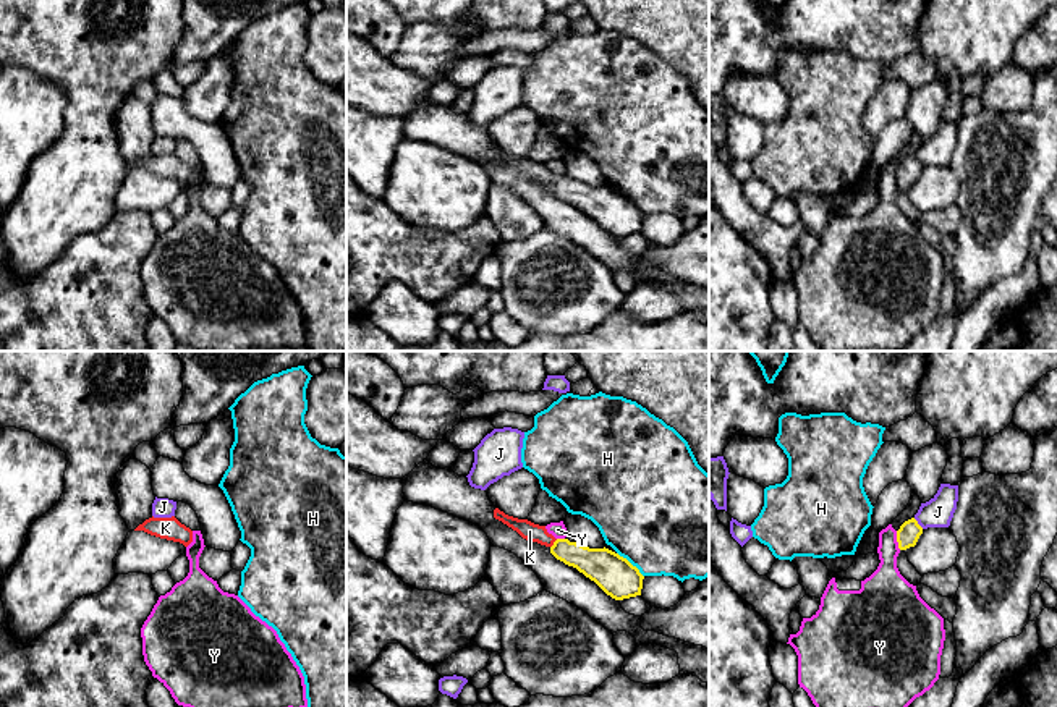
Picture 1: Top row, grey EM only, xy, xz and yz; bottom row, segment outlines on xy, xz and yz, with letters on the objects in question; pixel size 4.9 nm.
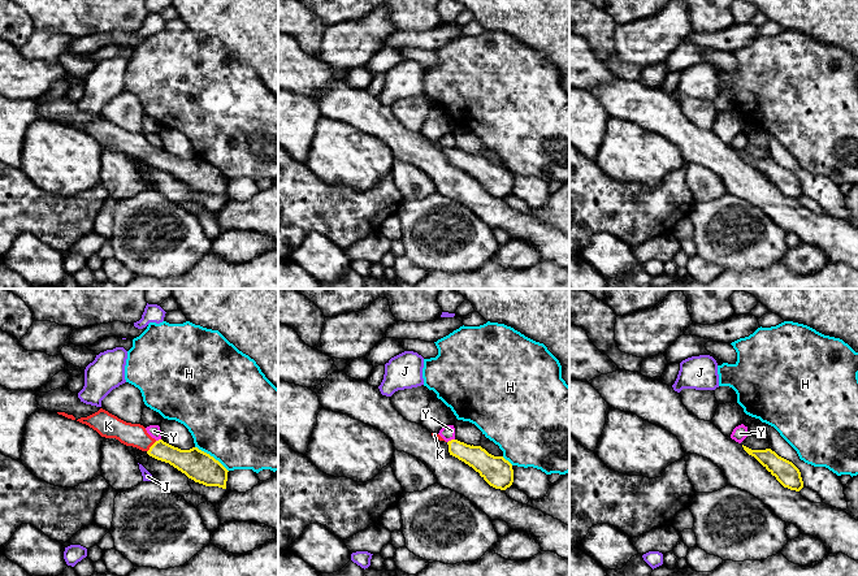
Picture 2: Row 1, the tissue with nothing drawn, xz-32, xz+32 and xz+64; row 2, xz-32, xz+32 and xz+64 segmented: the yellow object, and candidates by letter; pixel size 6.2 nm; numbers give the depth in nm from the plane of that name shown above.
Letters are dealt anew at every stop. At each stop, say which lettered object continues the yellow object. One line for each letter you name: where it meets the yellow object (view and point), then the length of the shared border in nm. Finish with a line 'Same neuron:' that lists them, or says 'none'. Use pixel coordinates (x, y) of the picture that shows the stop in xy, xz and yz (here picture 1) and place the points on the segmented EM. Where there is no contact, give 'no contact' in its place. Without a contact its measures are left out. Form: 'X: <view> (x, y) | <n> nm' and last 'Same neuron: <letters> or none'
K: xz (554, 544) | 60 nm
Same neuron: K

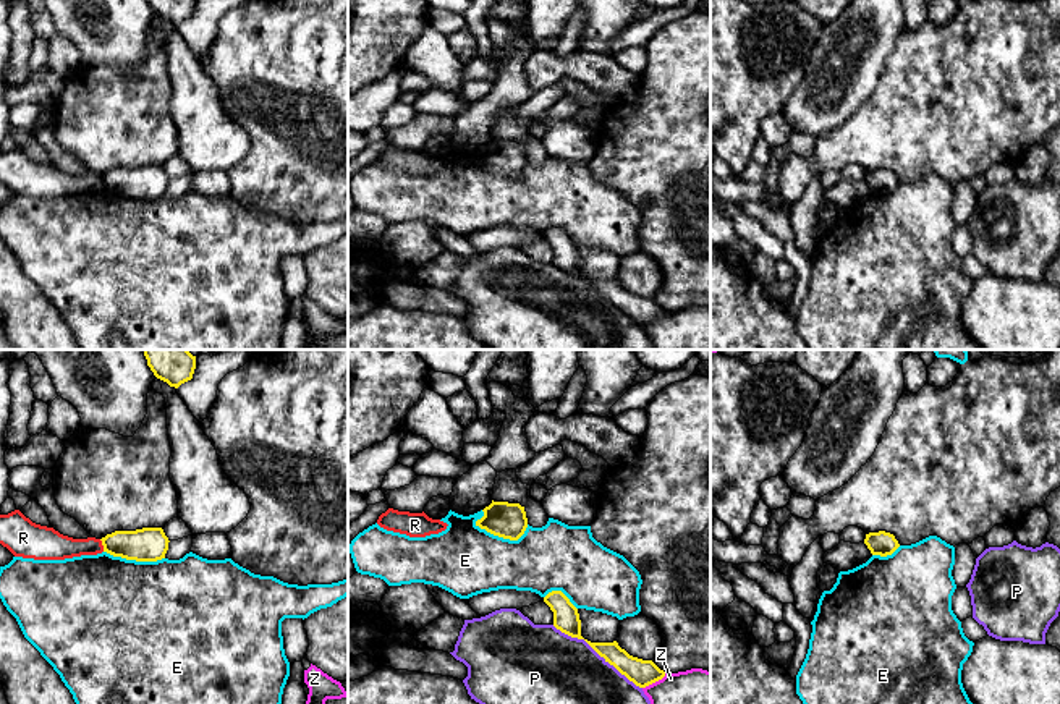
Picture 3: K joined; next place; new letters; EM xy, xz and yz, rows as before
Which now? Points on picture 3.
Same neuron: none

